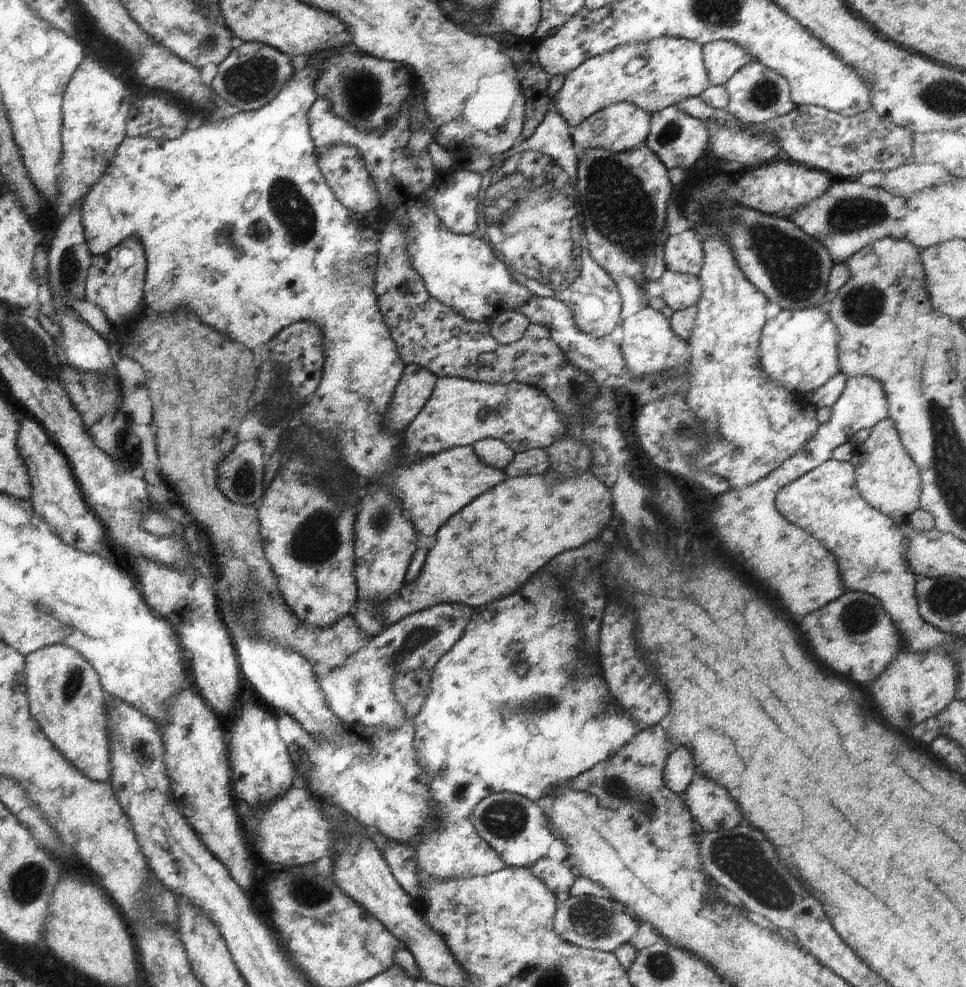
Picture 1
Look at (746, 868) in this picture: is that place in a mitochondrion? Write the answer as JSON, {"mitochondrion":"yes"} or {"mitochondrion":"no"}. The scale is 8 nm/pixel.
{"mitochondrion":"yes"}

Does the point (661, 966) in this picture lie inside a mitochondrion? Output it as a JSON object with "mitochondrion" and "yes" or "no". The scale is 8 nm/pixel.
{"mitochondrion":"yes"}

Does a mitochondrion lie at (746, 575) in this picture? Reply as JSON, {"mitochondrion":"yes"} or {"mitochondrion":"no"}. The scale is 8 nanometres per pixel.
{"mitochondrion":"no"}

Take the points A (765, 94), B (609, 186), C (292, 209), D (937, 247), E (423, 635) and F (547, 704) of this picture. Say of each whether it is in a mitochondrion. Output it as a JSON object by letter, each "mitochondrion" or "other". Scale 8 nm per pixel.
{"A":"mitochondrion","B":"mitochondrion","C":"mitochondrion","D":"other","E":"mitochondrion","F":"mitochondrion"}

